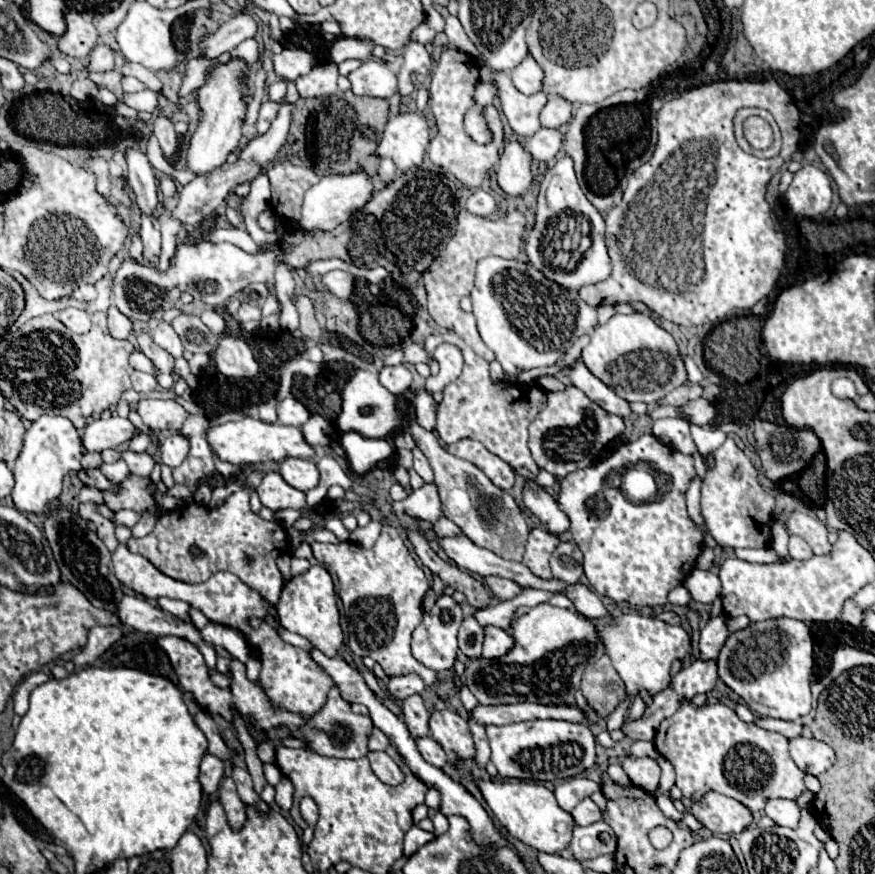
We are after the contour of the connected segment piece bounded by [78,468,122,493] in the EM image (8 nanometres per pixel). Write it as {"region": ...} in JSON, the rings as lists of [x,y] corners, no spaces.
{"region":[[[83,468],[78,471],[78,477],[88,487],[98,487],[98,489],[106,489],[106,491],[114,491],[114,493],[120,493],[122,491],[122,485],[118,483],[112,483],[108,481],[100,469],[87,469]]]}

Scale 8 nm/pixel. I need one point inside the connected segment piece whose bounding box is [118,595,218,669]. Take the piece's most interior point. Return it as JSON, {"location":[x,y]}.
{"location":[139,614]}

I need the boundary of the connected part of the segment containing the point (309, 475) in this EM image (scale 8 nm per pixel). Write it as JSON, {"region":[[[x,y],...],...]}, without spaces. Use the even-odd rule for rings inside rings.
{"region":[[[286,457],[280,463],[280,475],[284,481],[300,491],[314,489],[318,485],[318,469],[316,463],[310,459],[300,459],[300,457]]]}

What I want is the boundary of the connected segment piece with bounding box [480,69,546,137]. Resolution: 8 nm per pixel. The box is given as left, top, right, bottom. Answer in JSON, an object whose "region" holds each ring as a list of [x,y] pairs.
{"region":[[[480,69],[482,79],[492,79],[498,87],[498,95],[502,101],[502,111],[514,129],[516,135],[520,137],[532,137],[542,125],[540,125],[540,111],[546,105],[546,95],[524,95],[516,91],[512,85],[510,77],[504,71],[490,71],[490,69]]]}

